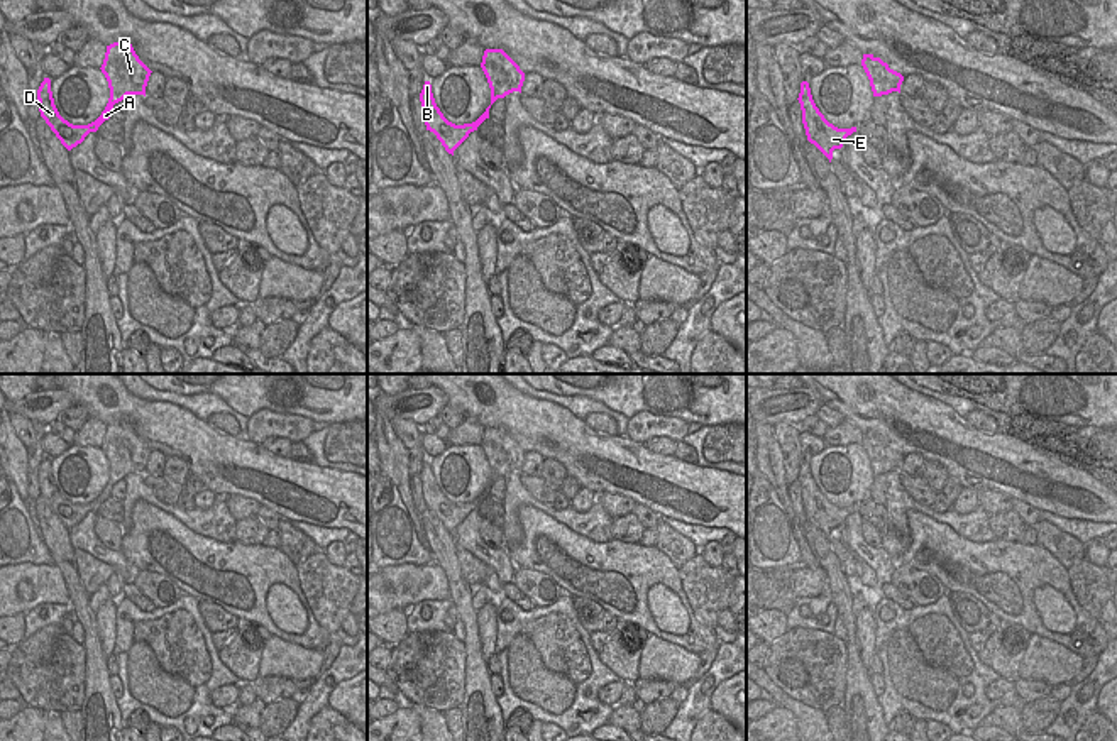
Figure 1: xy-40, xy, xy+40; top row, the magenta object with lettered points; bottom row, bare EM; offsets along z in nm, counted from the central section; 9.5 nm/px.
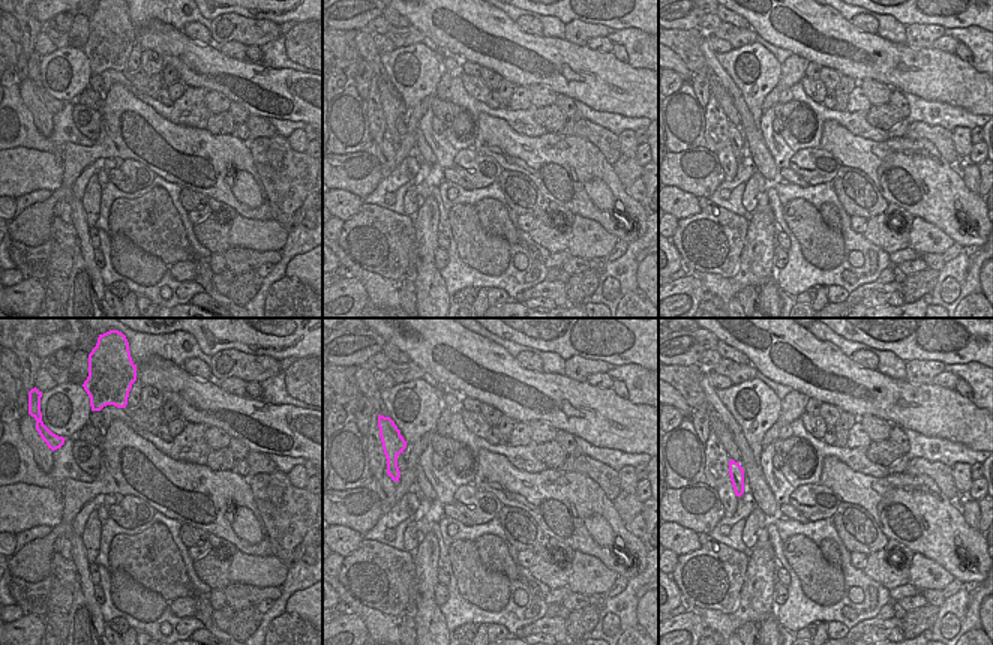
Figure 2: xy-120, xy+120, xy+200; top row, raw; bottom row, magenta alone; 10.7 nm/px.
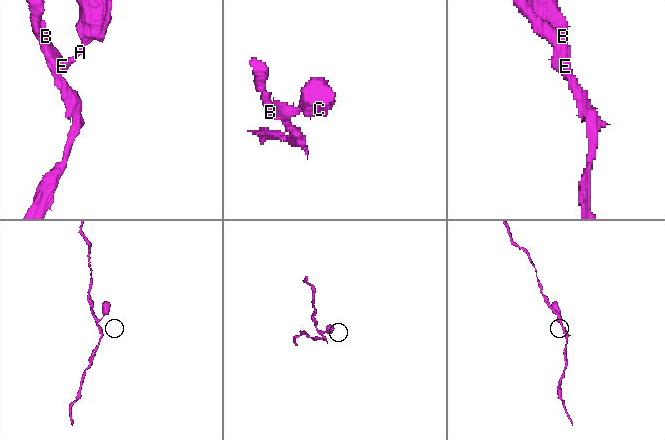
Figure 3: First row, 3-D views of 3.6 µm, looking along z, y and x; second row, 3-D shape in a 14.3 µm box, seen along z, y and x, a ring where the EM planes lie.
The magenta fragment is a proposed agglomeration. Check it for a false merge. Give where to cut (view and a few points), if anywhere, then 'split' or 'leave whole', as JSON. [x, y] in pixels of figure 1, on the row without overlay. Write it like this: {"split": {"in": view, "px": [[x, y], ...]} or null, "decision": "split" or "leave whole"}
{"split": null, "decision": "leave whole"}

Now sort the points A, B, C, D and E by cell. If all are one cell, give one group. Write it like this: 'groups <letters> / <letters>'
groups A B C D E

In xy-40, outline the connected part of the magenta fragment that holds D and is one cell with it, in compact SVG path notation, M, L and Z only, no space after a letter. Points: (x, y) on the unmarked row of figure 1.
M120 418L107 425L100 448L108 460L110 477L102 494L88 504L73 504L59 494L49 457L44 457L37 469L41 496L68 530L81 523L90 511L96 511L98 506L110 497L113 484L122 480L127 474L146 475L146 465L152 452L139 438L129 418Z

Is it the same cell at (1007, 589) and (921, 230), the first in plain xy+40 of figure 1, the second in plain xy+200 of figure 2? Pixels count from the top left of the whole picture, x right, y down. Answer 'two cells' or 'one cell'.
two cells

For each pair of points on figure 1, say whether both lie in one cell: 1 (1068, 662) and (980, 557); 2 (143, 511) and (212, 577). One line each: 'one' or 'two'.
1: two
2: one

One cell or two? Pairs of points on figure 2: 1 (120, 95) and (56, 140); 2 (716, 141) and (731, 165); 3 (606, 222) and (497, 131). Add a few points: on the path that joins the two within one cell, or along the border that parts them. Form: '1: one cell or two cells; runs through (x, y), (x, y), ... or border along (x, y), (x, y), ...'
1: two cells; border along (95, 141), (90, 146), (65, 143), (60, 147)
2: two cells; border along (729, 144), (716, 152)
3: one cell; runs through (578, 203), (564, 203), (563, 195), (525, 159)

